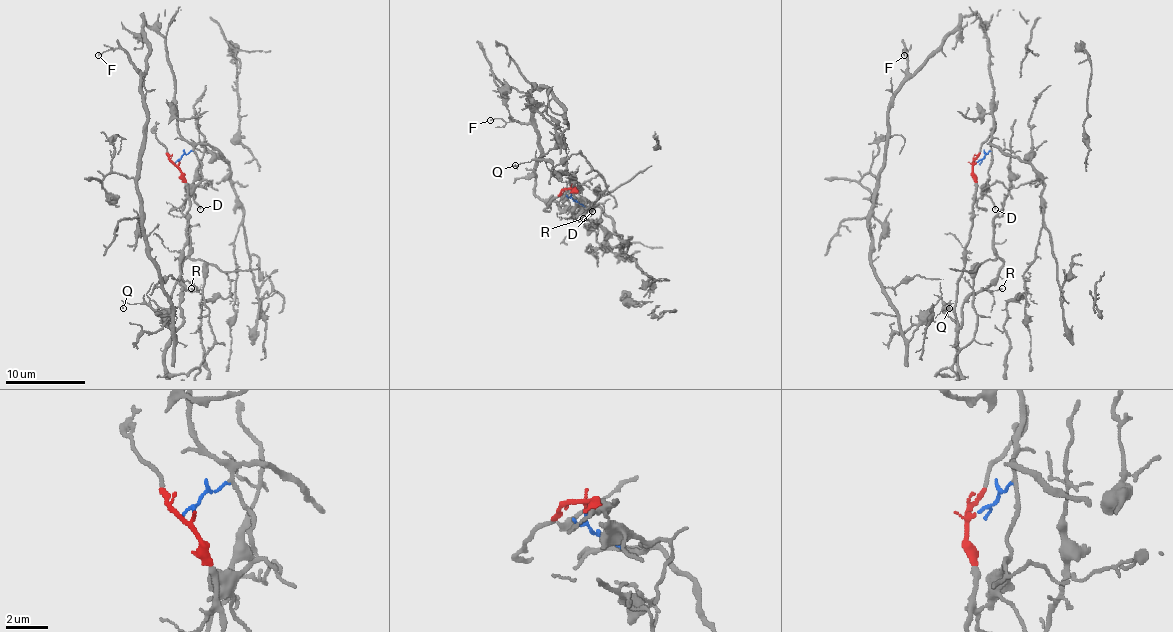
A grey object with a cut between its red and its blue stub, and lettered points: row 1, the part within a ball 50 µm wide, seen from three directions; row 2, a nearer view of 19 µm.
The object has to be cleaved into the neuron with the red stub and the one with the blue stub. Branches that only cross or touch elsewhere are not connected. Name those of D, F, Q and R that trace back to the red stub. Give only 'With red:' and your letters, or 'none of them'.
With red: Q, R

